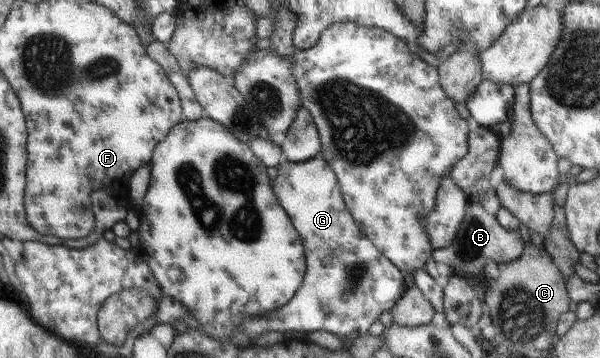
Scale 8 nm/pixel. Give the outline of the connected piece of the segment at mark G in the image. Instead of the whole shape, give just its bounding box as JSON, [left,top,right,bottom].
[237,158,405,341]

